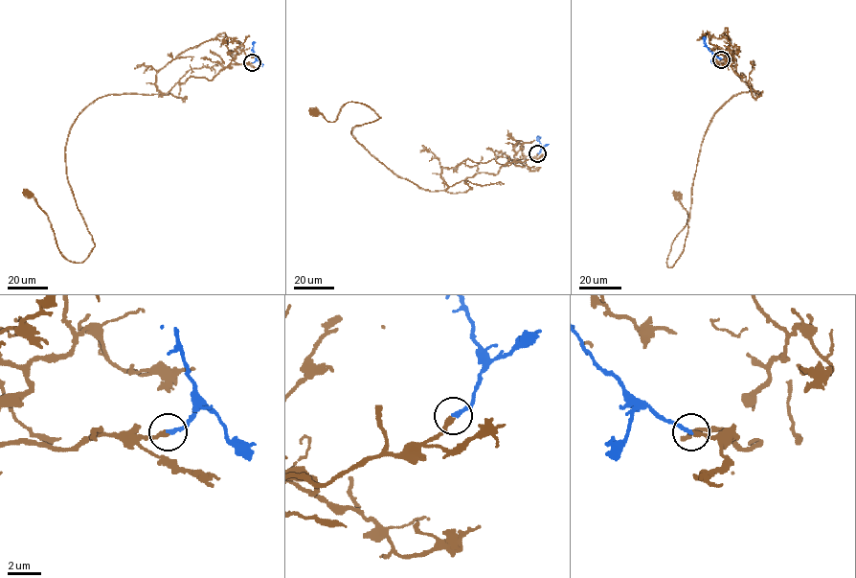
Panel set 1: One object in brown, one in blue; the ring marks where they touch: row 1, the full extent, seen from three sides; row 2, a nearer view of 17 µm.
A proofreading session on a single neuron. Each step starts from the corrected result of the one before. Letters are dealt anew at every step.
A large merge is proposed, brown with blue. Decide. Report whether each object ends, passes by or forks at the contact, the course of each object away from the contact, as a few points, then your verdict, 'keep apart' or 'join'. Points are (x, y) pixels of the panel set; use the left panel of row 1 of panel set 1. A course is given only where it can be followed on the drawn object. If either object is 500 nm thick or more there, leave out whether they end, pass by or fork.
brown ends there; blue ends there; brown runs (253, 62), (78, 115), (65, 149), (95, 244), (83, 261), (63, 255), (28, 193); blue runs (253, 62), (256, 59), (254, 41); join

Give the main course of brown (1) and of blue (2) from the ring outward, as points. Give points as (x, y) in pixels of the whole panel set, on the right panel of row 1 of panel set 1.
1: (722, 59), (760, 92), (733, 96), (709, 124), (684, 250), (669, 267), (671, 243), (687, 219), (677, 195)
2: (721, 59), (705, 43), (705, 37)

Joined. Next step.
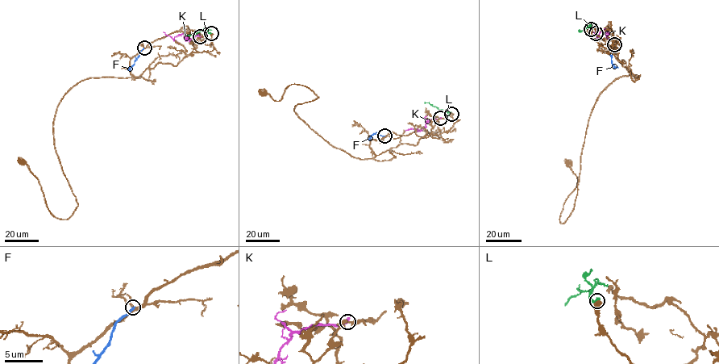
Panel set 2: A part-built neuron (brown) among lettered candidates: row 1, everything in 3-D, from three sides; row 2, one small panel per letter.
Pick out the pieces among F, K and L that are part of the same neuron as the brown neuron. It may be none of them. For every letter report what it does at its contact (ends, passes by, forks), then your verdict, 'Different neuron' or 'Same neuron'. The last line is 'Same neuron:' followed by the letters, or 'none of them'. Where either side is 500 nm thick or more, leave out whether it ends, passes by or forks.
F: It ends there. Different neuron
K: It ends there. Different neuron
L: Different neuron
Same neuron: none of them

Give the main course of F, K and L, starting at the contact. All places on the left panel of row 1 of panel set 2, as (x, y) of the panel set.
F: (144, 48), (134, 64), (127, 69)
K: (200, 36), (195, 35), (189, 39), (182, 33), (174, 39), (163, 31)
L: (211, 33), (205, 31), (188, 35), (184, 34)

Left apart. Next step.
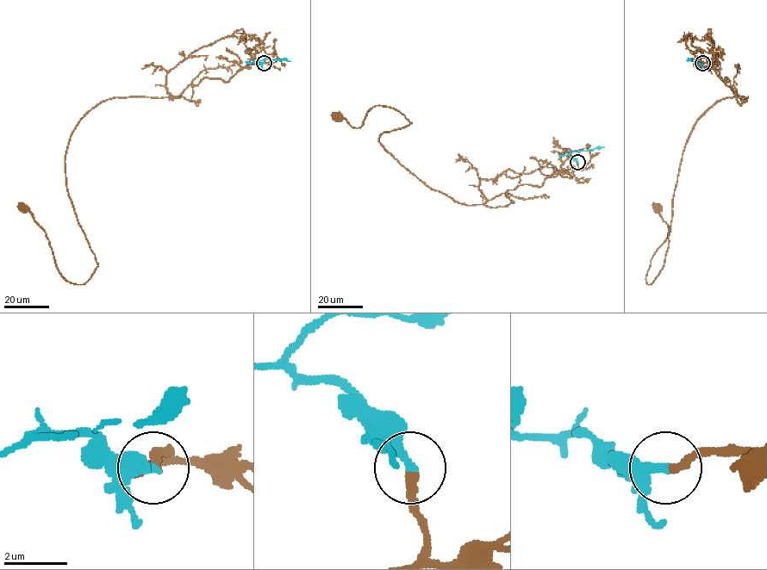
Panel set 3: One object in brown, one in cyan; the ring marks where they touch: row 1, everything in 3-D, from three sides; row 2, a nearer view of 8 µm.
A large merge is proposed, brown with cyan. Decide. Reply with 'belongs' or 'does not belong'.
belongs

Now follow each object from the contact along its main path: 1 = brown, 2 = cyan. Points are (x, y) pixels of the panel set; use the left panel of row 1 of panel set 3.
1: (264, 63), (172, 100), (113, 97), (80, 120), (65, 158), (98, 264), (85, 283), (62, 276), (24, 207)
2: (264, 63), (255, 61), (271, 58), (289, 61)

